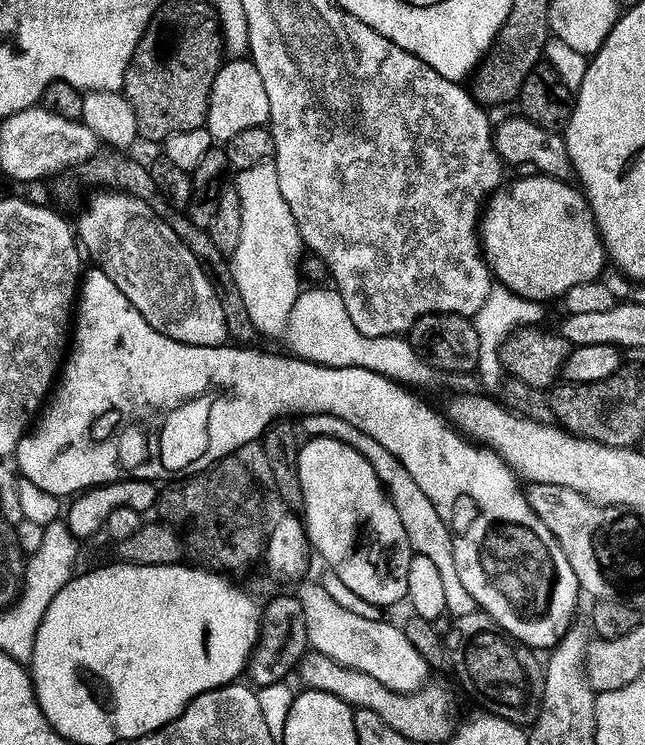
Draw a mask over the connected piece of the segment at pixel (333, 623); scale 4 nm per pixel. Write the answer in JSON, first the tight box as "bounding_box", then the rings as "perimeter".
{"bounding_box":[298,586,429,694],"perimeter":[[[320,586],[302,589],[298,592],[298,599],[304,605],[306,630],[309,637],[314,638],[317,653],[330,653],[331,659],[342,667],[373,676],[378,683],[397,694],[411,694],[425,687],[429,679],[429,664],[399,625],[394,626],[383,619],[355,616],[350,610],[338,606]]]}

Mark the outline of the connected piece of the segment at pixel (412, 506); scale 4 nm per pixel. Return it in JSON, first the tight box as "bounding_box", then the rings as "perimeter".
{"bounding_box":[298,412,478,618],"perimeter":[[[319,412],[314,415],[301,417],[298,424],[299,431],[308,438],[318,436],[330,437],[332,440],[340,440],[343,444],[350,445],[352,449],[358,450],[360,454],[371,464],[380,482],[386,487],[386,491],[392,500],[393,506],[398,510],[398,516],[402,521],[403,529],[406,530],[407,540],[411,544],[414,554],[426,556],[440,572],[446,592],[446,612],[458,618],[470,615],[477,611],[478,605],[473,596],[466,590],[464,581],[457,570],[456,556],[452,550],[451,529],[440,516],[440,511],[422,493],[421,488],[412,478],[401,463],[377,439],[372,438],[364,431],[359,431],[353,423],[346,419],[330,415],[328,412]]]}

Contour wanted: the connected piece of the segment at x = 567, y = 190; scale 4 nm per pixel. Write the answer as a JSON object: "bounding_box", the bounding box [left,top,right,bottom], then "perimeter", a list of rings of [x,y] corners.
{"bounding_box":[482,175,606,302],"perimeter":[[[528,175],[532,176],[524,176],[513,184],[505,183],[491,197],[482,216],[482,255],[493,277],[503,287],[527,300],[549,302],[555,296],[556,299],[563,297],[574,286],[599,281],[606,268],[606,245],[596,228],[596,219],[592,217],[588,201],[579,187],[571,188],[564,184],[568,182],[555,176]]]}

